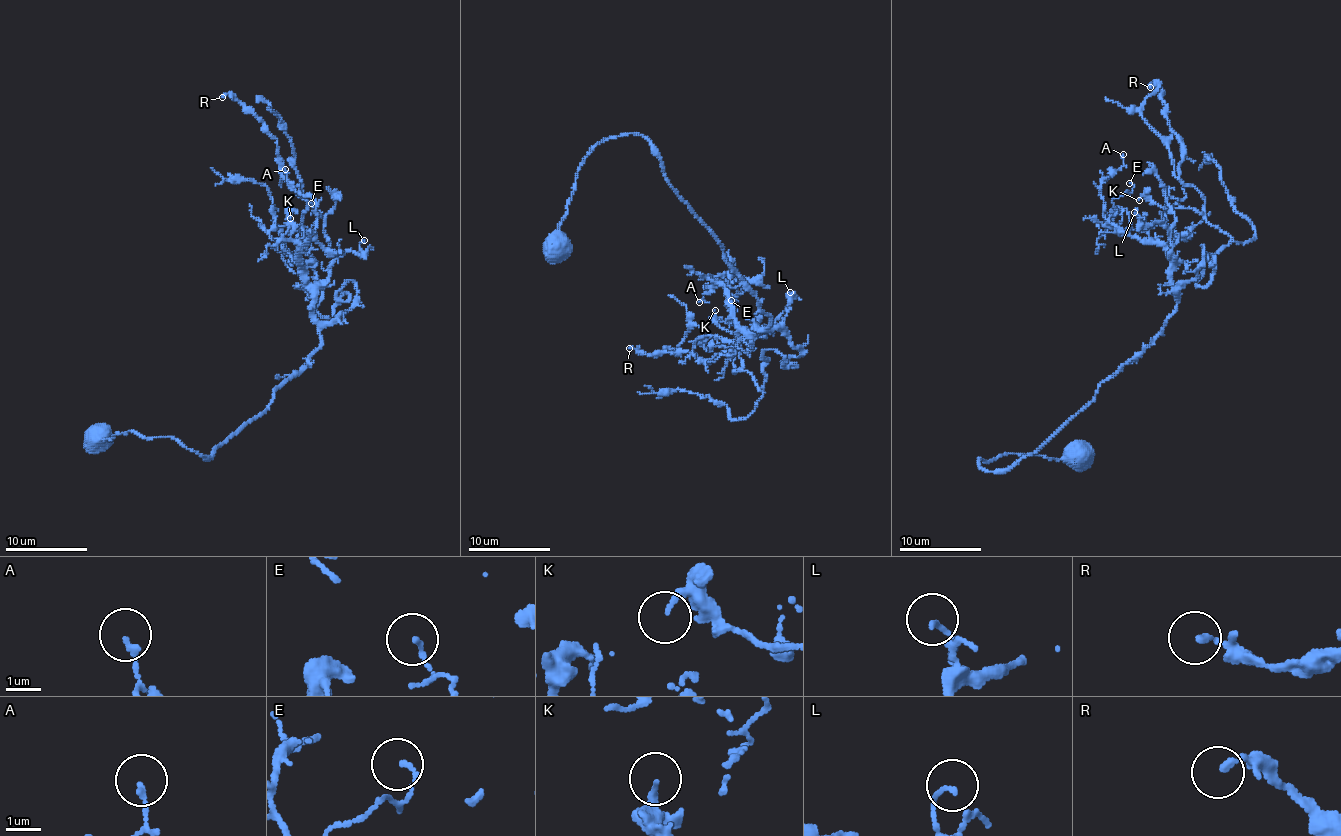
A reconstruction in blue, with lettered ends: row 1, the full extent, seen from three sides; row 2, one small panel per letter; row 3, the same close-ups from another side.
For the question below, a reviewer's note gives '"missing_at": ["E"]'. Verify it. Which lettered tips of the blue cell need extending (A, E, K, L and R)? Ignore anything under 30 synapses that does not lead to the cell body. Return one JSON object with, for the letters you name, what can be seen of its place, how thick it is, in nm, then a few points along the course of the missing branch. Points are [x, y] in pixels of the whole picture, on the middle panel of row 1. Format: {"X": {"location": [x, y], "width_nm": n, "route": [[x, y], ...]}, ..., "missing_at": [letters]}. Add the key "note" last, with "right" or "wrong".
{"missing_at": [], "note": "wrong"}

